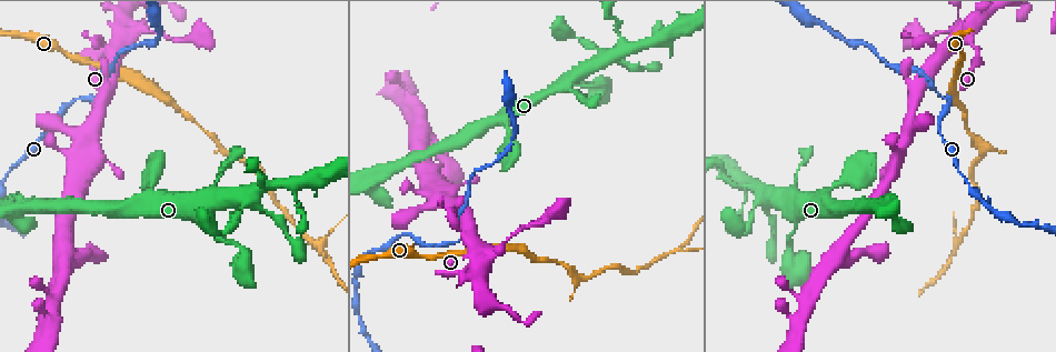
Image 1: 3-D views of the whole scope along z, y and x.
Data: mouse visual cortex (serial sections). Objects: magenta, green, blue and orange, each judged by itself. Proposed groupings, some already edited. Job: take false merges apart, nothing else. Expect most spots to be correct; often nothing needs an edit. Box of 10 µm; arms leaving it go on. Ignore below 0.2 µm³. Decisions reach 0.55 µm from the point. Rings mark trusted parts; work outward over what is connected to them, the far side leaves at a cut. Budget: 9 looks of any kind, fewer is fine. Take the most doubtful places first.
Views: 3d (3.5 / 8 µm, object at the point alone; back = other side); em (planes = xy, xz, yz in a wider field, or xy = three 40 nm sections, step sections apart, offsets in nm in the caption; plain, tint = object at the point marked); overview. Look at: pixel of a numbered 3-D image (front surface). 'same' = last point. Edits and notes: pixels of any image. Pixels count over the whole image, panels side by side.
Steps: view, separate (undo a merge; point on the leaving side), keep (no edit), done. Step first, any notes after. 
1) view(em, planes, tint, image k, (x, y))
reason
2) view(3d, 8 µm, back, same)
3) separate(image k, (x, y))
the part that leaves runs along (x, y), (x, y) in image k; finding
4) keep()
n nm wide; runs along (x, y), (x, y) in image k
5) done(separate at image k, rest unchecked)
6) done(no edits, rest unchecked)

view(3d, 3.5 µm, back, image 1, (318, 243))
three-way junction

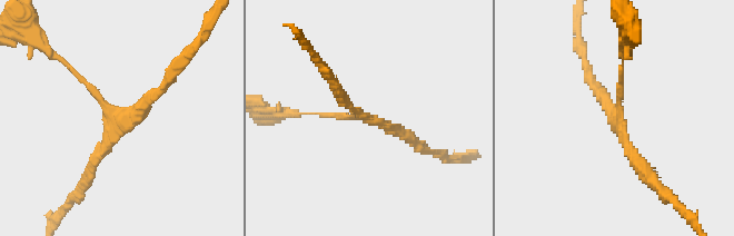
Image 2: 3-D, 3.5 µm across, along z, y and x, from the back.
view(em, xy, step 5, tint, image 2, (618, 121))
3 arms; arms of 100, 150, 200 nm; shape alone is not enough

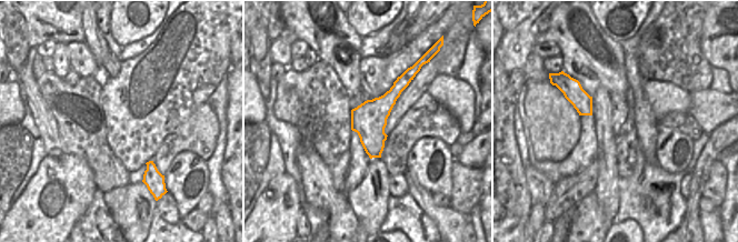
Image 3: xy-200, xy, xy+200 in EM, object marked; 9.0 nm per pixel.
view(em, xy, step 2, tint, same)

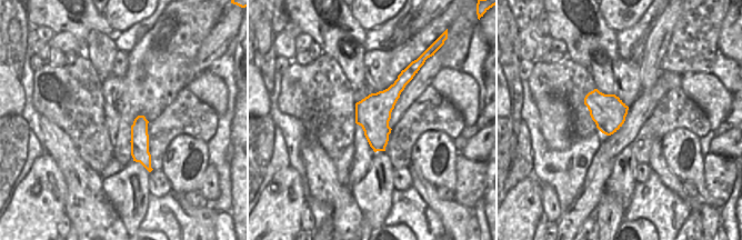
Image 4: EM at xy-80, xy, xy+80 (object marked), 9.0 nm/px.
keep()
runs along (170, 75), (112, 126), (89, 178) in image 2; continuous, no second cell

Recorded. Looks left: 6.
view(3d, 3.5 µm, image 1, (971, 40))
arms run side by side

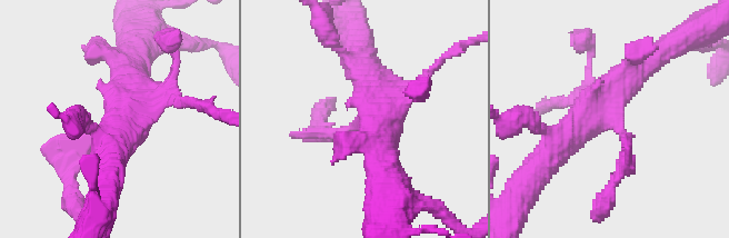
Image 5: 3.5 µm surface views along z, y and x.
view(em, xy, step 1, tint, image 5, (612, 116))

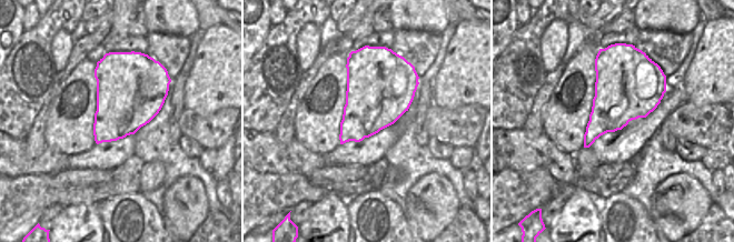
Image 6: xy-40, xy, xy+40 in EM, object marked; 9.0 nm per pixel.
keep()
runs along (320, 129), (345, 132), (368, 112), (361, 58) in image 5; continuous, no second cell

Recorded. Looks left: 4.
view(3d, 8 µm, image 1, (459, 239))

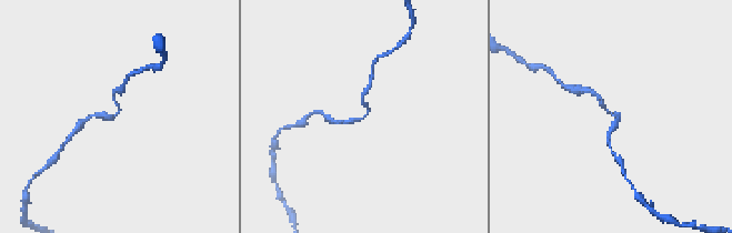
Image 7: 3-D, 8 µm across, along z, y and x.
view(em, planes, tint, same)

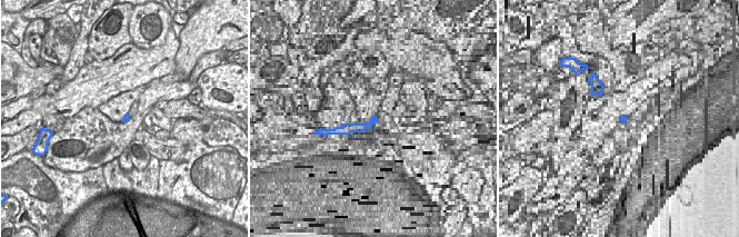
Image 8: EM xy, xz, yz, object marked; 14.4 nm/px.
keep()
all the same cell

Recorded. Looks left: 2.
view(3d, 3.5 µm, image 1, (792, 218))
three-way junction

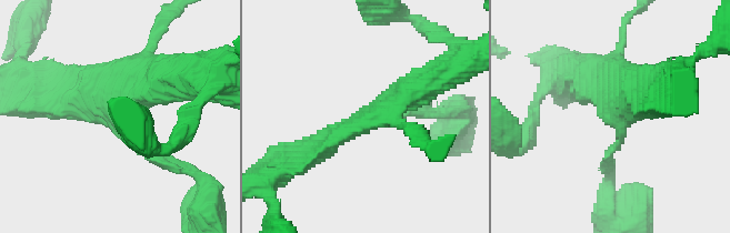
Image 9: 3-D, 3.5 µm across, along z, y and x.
view(em, xy, step 3, tint, image 9, (618, 117))

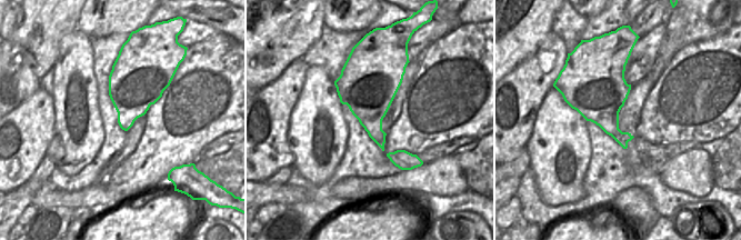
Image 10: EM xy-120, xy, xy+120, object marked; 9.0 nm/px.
keep()
480 nm wide; runs along (61, 99), (163, 160) in image 9; all the same cell

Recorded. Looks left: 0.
done(no edits, rest unchecked)

